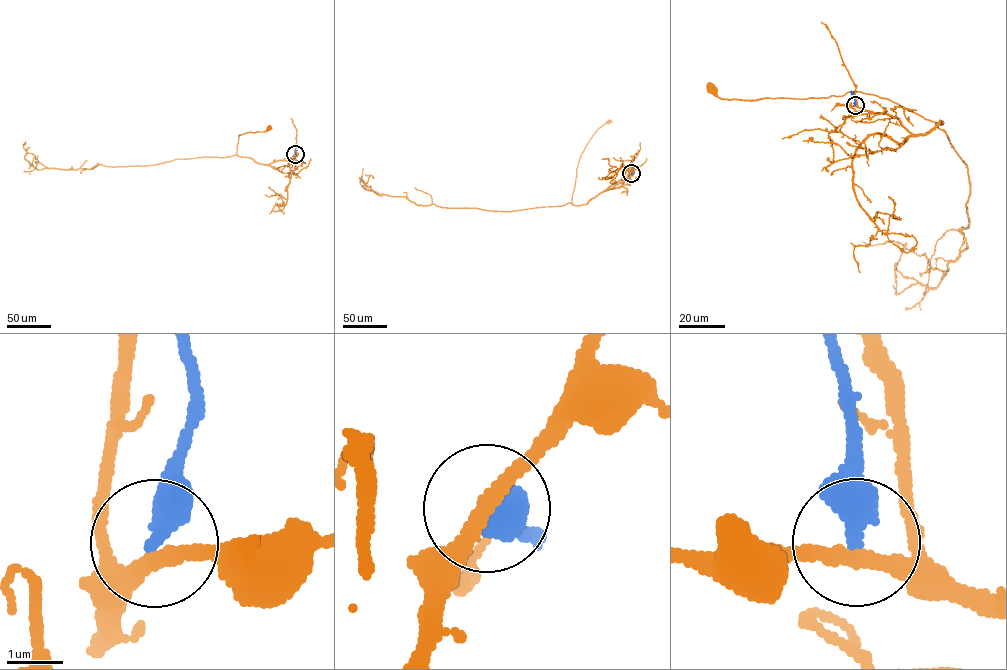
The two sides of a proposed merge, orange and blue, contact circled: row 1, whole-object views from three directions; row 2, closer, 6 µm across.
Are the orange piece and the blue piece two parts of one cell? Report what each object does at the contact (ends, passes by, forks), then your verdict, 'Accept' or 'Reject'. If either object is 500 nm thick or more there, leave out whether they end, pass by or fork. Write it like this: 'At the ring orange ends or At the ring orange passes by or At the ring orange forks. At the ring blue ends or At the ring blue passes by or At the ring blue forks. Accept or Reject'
At the ring orange passes by. At the ring blue ends. Reject

